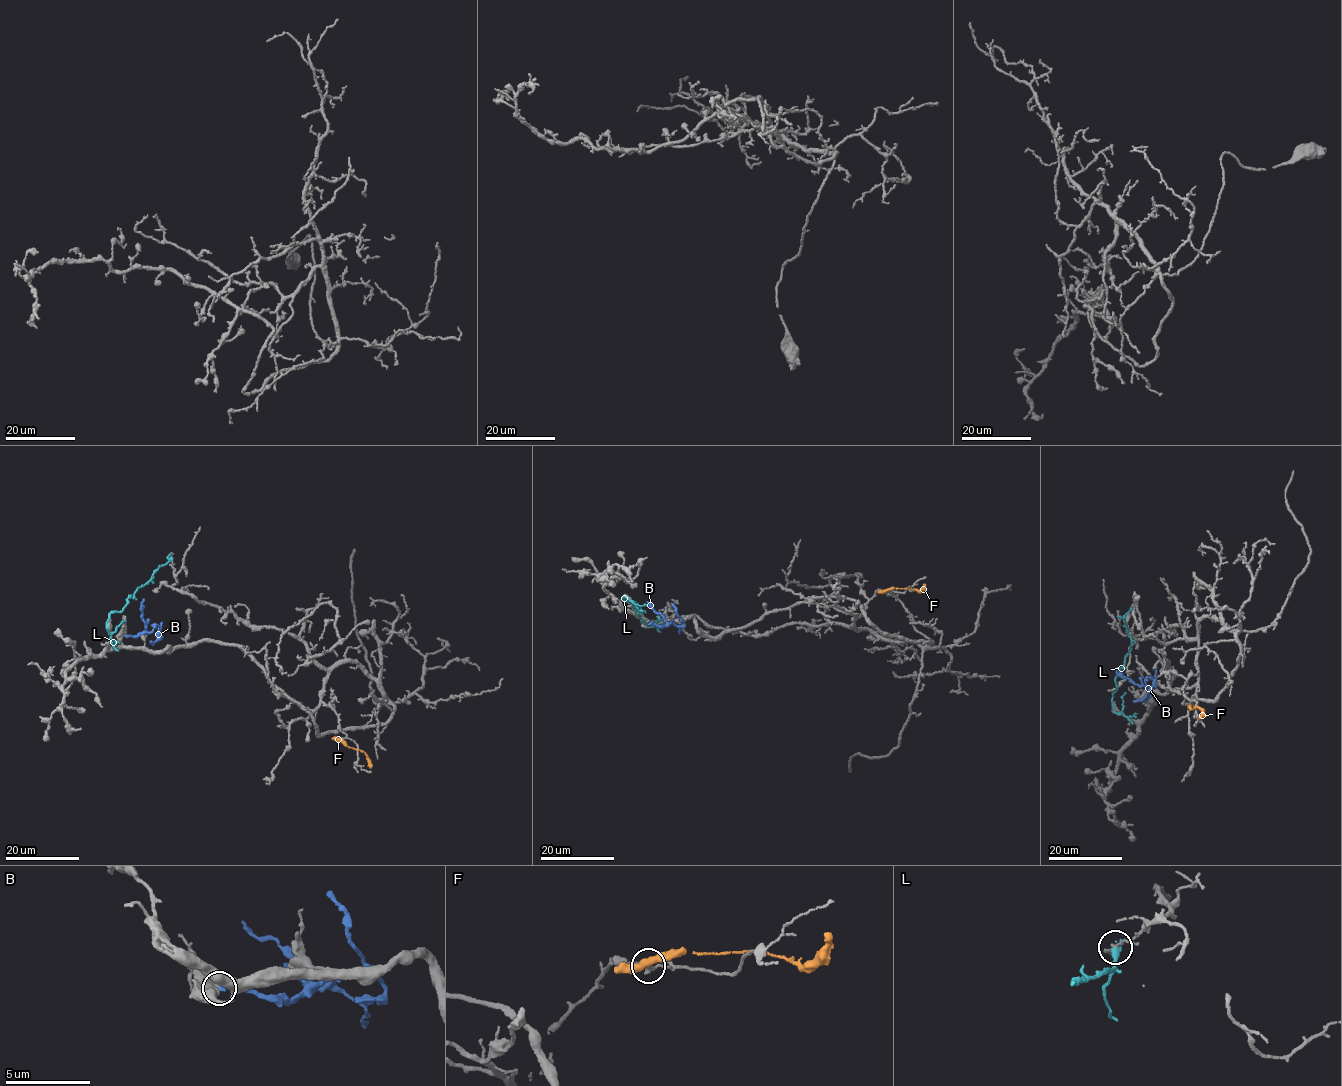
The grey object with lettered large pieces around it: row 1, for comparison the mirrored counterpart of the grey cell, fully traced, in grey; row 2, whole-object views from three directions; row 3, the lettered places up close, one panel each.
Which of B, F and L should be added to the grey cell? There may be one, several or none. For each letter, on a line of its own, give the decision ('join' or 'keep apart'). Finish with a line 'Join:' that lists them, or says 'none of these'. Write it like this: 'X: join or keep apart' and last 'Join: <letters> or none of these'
B: keep apart
F: keep apart
L: keep apart
Join: none of these

